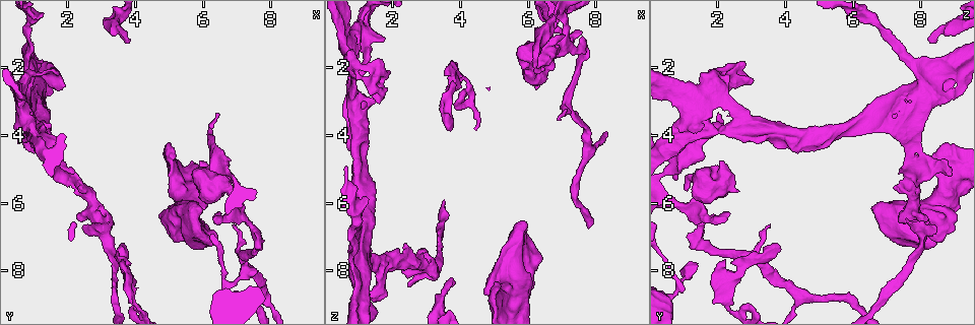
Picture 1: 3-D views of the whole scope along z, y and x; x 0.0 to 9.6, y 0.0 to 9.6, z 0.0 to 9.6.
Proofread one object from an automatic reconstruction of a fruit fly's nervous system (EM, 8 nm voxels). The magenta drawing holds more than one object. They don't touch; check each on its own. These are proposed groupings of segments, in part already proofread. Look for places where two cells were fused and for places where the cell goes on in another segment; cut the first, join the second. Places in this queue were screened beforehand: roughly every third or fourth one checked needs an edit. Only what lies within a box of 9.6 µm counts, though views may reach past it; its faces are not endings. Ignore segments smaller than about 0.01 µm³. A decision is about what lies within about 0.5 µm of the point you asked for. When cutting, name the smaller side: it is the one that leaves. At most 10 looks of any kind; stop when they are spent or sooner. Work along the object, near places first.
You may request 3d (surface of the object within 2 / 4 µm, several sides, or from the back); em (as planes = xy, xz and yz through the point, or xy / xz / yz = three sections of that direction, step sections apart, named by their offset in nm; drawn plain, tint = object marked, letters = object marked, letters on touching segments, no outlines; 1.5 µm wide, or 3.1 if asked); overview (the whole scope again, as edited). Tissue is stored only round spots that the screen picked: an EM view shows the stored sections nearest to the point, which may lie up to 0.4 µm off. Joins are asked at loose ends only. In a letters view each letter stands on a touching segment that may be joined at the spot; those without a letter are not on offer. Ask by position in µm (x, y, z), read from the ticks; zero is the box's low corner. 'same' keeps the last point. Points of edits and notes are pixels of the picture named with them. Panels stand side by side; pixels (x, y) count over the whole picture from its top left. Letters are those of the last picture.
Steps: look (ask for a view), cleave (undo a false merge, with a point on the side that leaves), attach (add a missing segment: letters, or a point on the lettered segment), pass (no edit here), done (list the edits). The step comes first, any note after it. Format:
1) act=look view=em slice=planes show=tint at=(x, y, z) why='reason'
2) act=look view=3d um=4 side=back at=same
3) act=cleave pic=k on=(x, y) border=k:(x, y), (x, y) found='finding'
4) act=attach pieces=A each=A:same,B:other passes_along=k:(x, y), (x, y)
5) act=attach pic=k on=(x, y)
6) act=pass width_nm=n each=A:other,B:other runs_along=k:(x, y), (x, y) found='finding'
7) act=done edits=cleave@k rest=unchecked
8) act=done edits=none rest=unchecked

act=look view=em slice=planes show=letters at=(1.05, 2.05, 8.90) why='sharp bend'

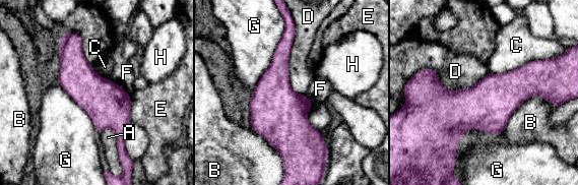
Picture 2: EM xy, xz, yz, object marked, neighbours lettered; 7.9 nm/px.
act=pass each=A:other,B:other,C:other,D:other,E:other,F:other,G:other,H:other runs_along=2:(75, 41), (122, 152) found='continuous, no second cell'

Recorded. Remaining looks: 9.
act=look view=em slice=xy step=4 show=tint at=(6.75, 8.45, 0.80) why='small branch off a trunk'

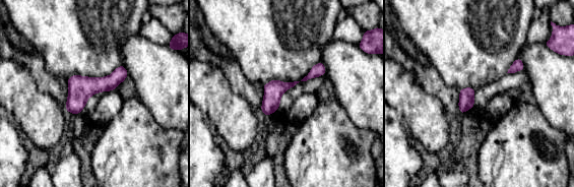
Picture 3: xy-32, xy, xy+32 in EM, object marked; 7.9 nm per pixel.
act=look view=em slice=xz step=4 show=letters at=same why='another direction'

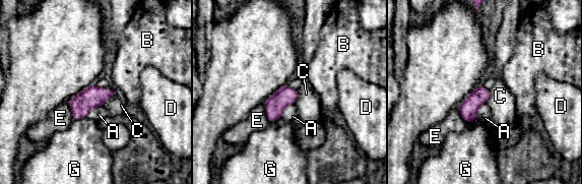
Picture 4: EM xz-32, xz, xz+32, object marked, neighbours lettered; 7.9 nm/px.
act=pass width_nm=140 each=A:other,B:other,C:other,D:other,E:other,G:other border=4:(86, 116), (73, 120) found='continuous, no second cell'

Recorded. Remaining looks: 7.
act=look view=3d um=2 at=(7.60, 7.05, 1.45) why='sharp bend'

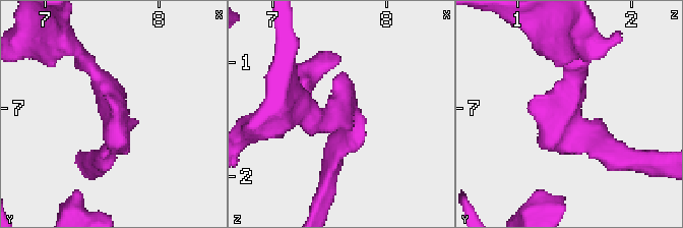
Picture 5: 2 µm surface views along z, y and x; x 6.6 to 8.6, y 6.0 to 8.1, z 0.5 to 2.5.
act=look view=em slice=yz step=8 show=tint at=(7.62, 7.04, 1.42)

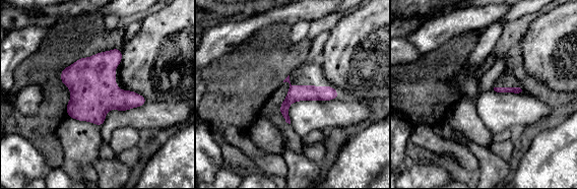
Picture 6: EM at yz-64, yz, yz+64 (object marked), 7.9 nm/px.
act=look view=em slice=planes show=letters at=same why='cut it another way'

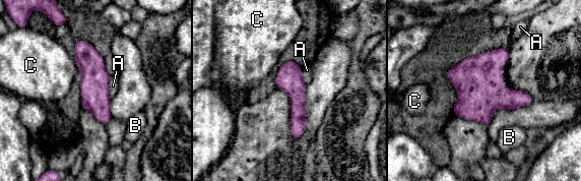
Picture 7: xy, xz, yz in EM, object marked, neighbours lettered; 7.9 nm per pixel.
act=pass each=A:other,B:other,C:other border=7:(109, 77), (108, 94), (111, 98) found='one cell here'

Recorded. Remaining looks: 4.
act=look view=em slice=xz step=4 show=tint at=(3.75, 8.15, 1.75) why='free end'

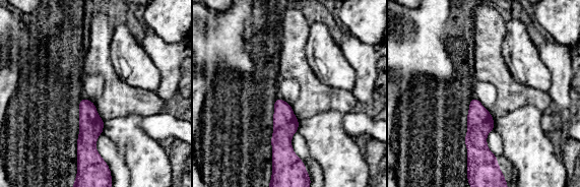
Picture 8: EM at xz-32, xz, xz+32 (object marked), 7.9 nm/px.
act=look view=em slice=planes show=letters at=same why='another direction'

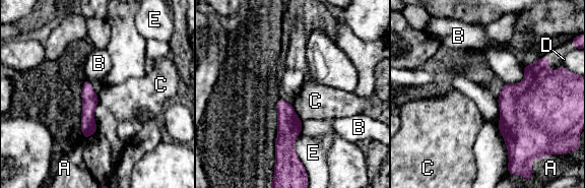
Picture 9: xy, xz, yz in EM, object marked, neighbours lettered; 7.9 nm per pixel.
act=pass each=A:other,B:other,C:other,D:other,E:other border=9:(291, 105), (295, 113), (302, 120) found='none of them fits'

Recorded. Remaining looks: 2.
act=done edits=none rest=unchecked

